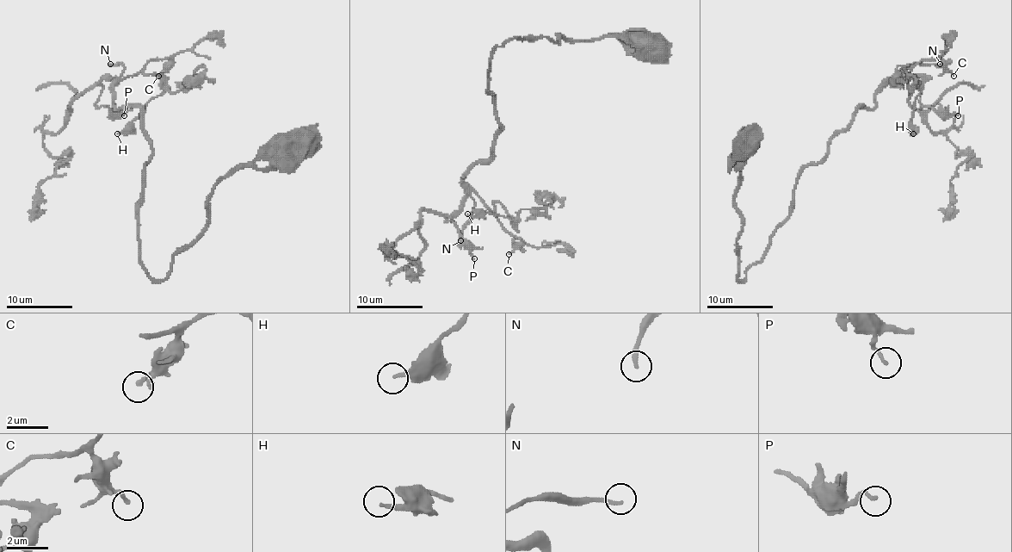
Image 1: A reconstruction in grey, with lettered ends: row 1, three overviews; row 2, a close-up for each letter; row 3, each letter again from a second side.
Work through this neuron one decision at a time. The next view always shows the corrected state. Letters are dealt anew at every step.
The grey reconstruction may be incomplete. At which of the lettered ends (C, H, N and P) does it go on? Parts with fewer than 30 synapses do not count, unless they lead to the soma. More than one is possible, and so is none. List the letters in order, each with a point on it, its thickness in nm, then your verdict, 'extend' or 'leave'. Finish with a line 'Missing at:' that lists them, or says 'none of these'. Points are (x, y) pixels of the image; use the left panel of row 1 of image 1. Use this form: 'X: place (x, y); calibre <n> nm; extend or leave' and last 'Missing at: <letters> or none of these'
C: place (158, 76); calibre 190 nm; leave
H: place (117, 133); calibre 190 nm; leave
N: place (110, 64); calibre 170 nm; extend
P: place (124, 115); calibre 150 nm; leave
Missing at: N

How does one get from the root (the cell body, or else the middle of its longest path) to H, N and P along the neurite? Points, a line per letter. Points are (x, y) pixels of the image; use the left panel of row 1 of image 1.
H: (306, 145), (237, 165), (153, 279), (138, 246), (152, 142), (114, 87), (157, 74), (163, 90), (117, 133)
N: (306, 145), (237, 165), (153, 279), (138, 246), (152, 142), (138, 107), (114, 105), (110, 64)
P: (306, 145), (237, 165), (153, 279), (138, 246), (152, 142), (104, 78), (95, 105), (124, 115)

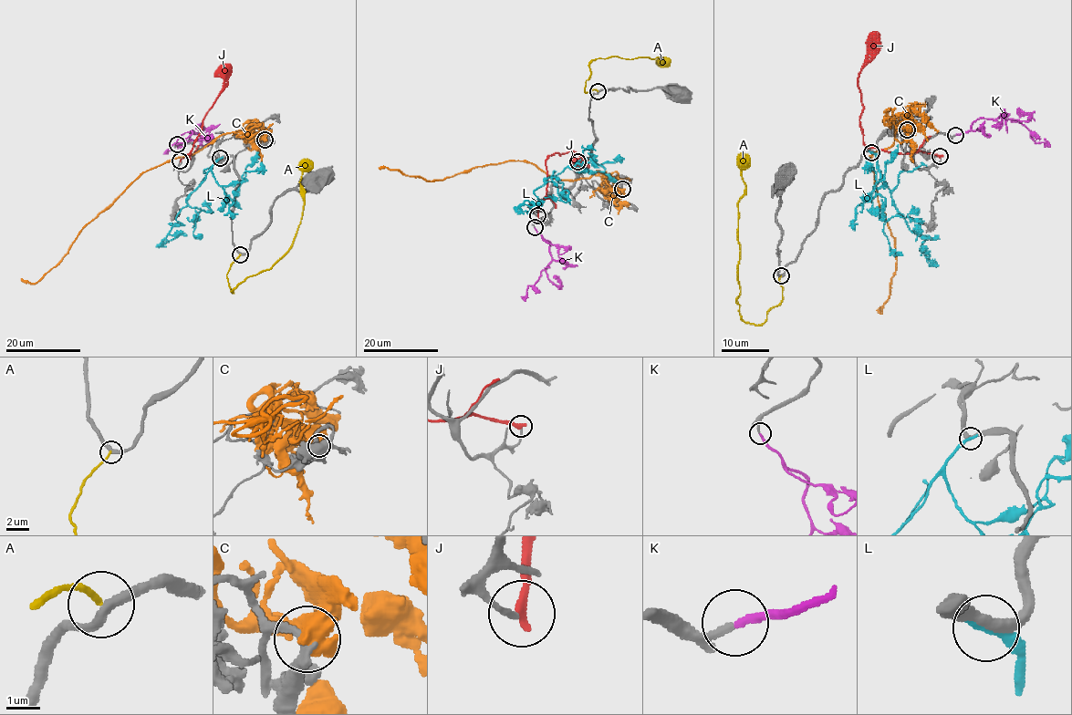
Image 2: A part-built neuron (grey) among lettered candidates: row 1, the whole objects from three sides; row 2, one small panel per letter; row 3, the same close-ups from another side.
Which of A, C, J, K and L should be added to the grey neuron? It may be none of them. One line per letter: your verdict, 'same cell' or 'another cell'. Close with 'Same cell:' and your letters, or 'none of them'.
A: another cell
C: another cell
J: another cell
K: same cell
L: same cell
Same cell: K, L

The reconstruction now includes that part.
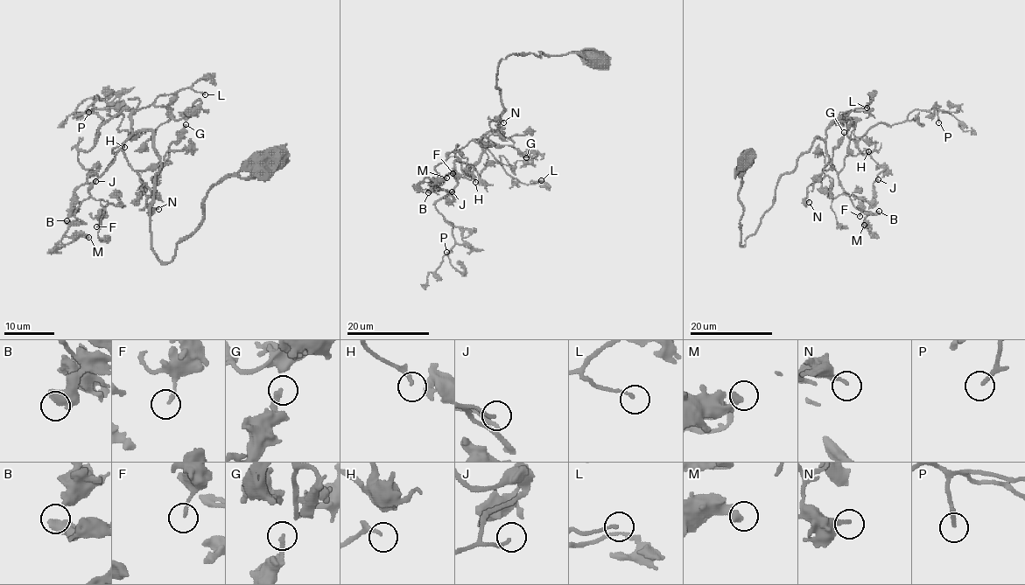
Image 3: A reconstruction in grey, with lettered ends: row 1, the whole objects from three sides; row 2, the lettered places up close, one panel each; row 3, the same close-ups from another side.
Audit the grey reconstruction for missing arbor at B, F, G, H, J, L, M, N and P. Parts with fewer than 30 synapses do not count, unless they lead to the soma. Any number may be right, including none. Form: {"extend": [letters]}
{"extend": ["B", "H", "P"]}

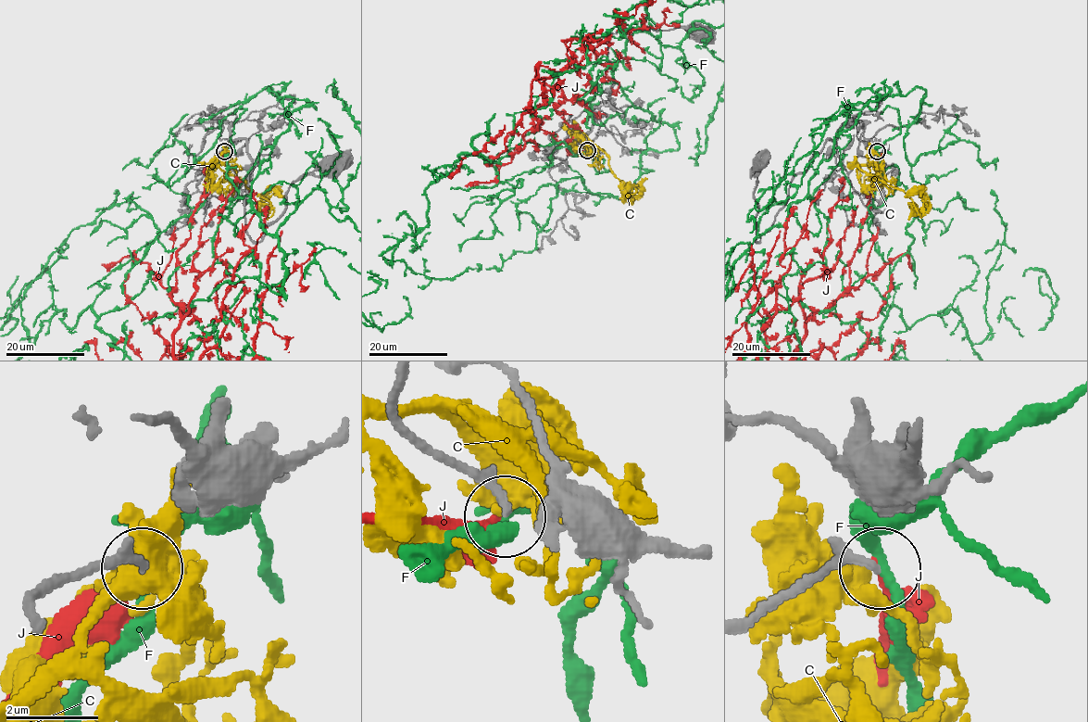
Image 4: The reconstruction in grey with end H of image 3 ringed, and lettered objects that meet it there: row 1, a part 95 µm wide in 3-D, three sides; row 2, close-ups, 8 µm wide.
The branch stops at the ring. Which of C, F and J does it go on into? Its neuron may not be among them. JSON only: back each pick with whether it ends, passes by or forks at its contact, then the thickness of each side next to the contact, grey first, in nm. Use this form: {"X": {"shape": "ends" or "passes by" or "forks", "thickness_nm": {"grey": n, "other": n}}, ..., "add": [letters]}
{"add": []}

